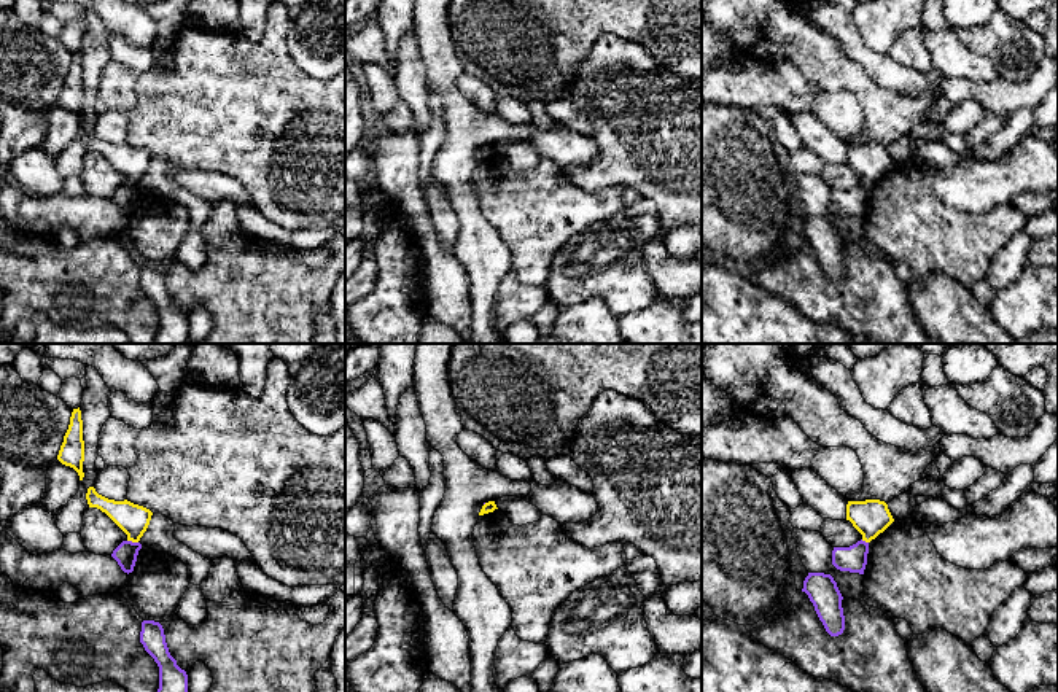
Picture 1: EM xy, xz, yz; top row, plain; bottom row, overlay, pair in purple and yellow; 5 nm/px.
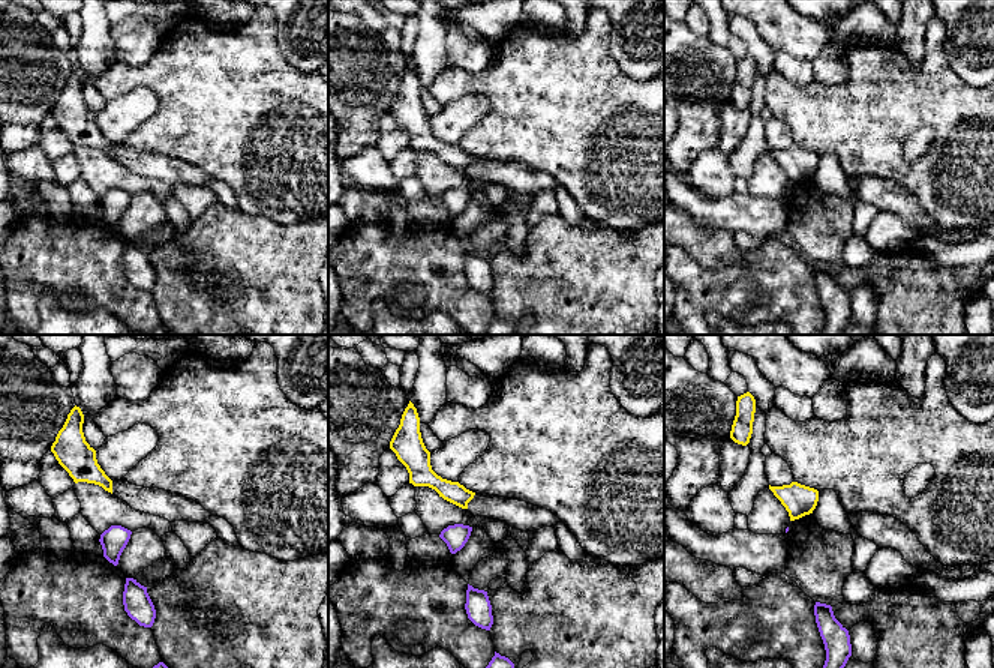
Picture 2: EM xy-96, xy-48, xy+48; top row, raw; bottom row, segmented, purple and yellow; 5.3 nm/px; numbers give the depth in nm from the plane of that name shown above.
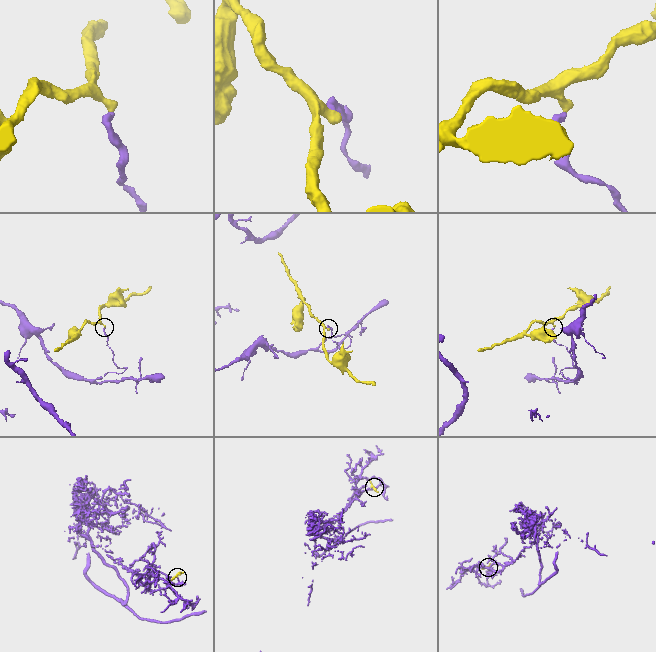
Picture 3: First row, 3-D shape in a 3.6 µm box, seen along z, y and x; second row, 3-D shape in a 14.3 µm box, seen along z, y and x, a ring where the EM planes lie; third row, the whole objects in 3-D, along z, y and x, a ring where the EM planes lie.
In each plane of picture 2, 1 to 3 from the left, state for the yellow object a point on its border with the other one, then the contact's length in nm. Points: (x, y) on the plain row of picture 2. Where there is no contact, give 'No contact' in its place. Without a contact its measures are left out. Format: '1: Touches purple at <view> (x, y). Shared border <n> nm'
1: No contact
2: No contact
3: No contact

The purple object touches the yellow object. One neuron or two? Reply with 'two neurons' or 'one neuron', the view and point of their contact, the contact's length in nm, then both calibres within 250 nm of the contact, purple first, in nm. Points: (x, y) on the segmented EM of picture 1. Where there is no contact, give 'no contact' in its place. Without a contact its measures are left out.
two neurons | xy (131, 541) | 60 nm | 110/160 nm

